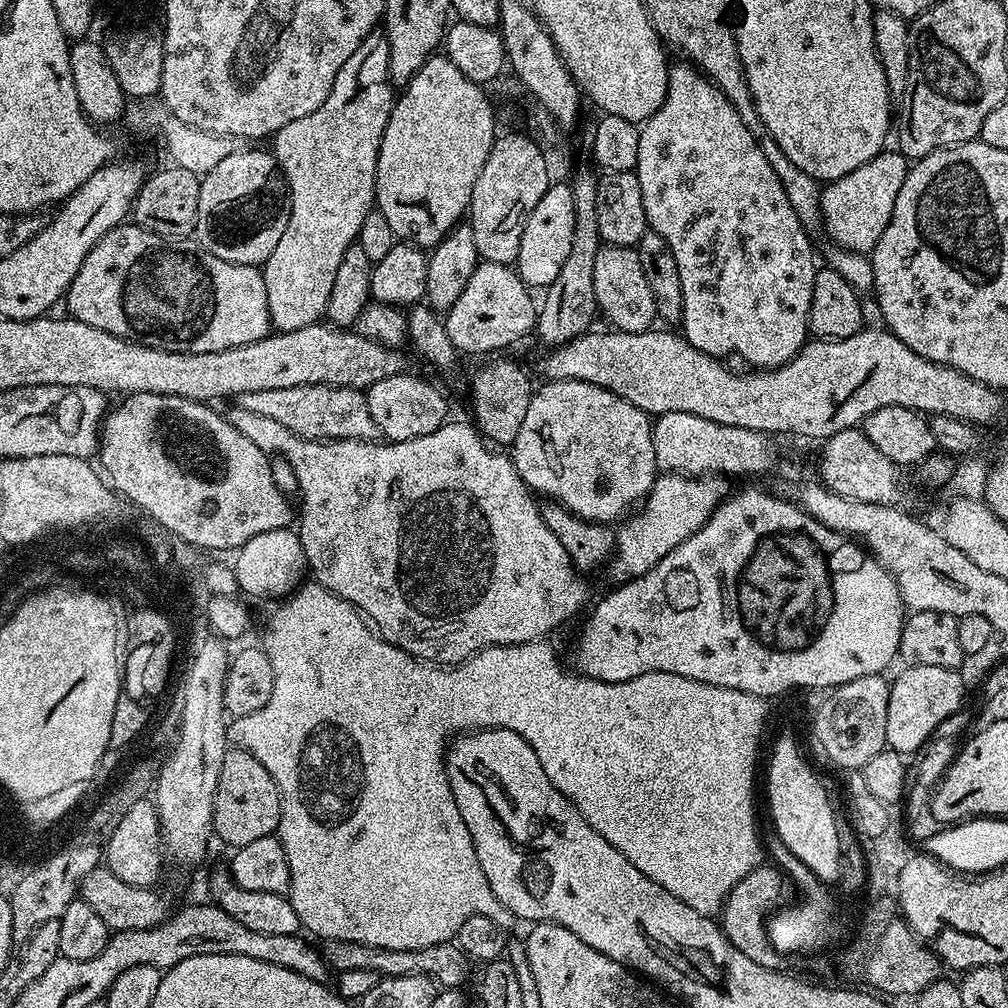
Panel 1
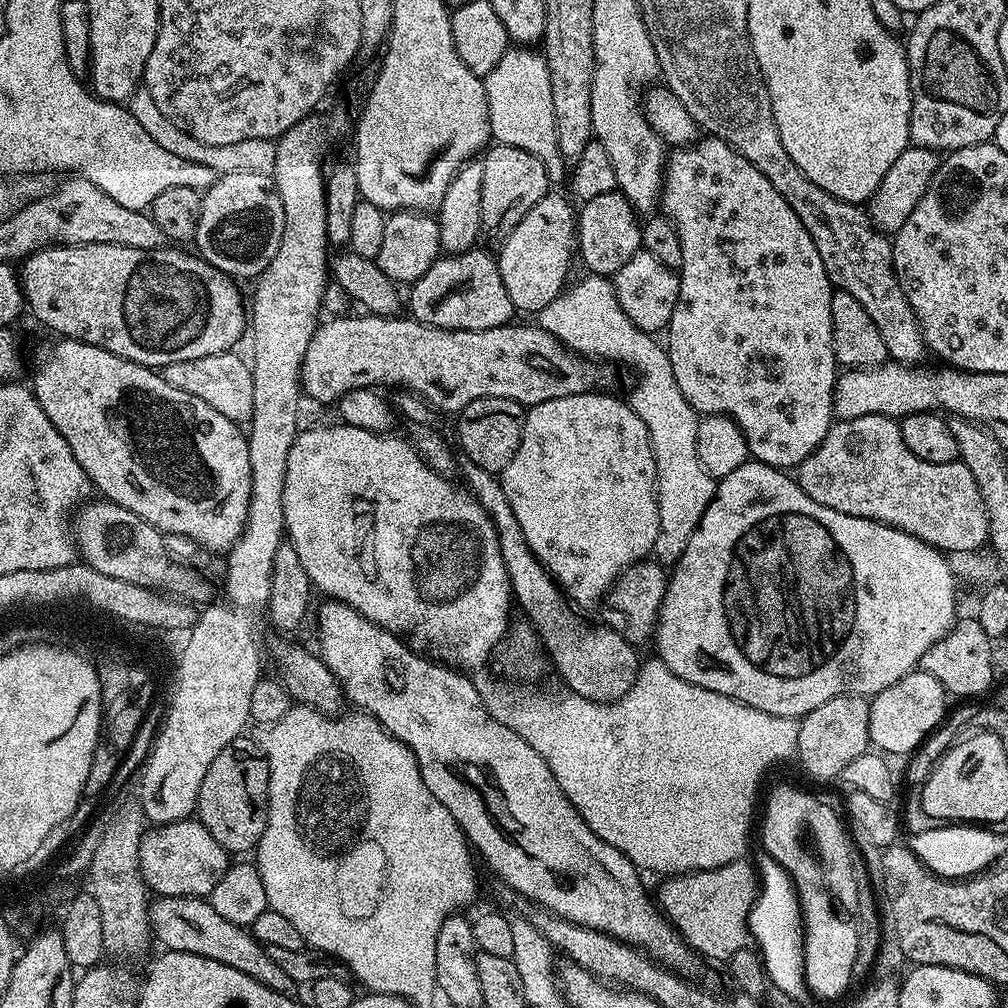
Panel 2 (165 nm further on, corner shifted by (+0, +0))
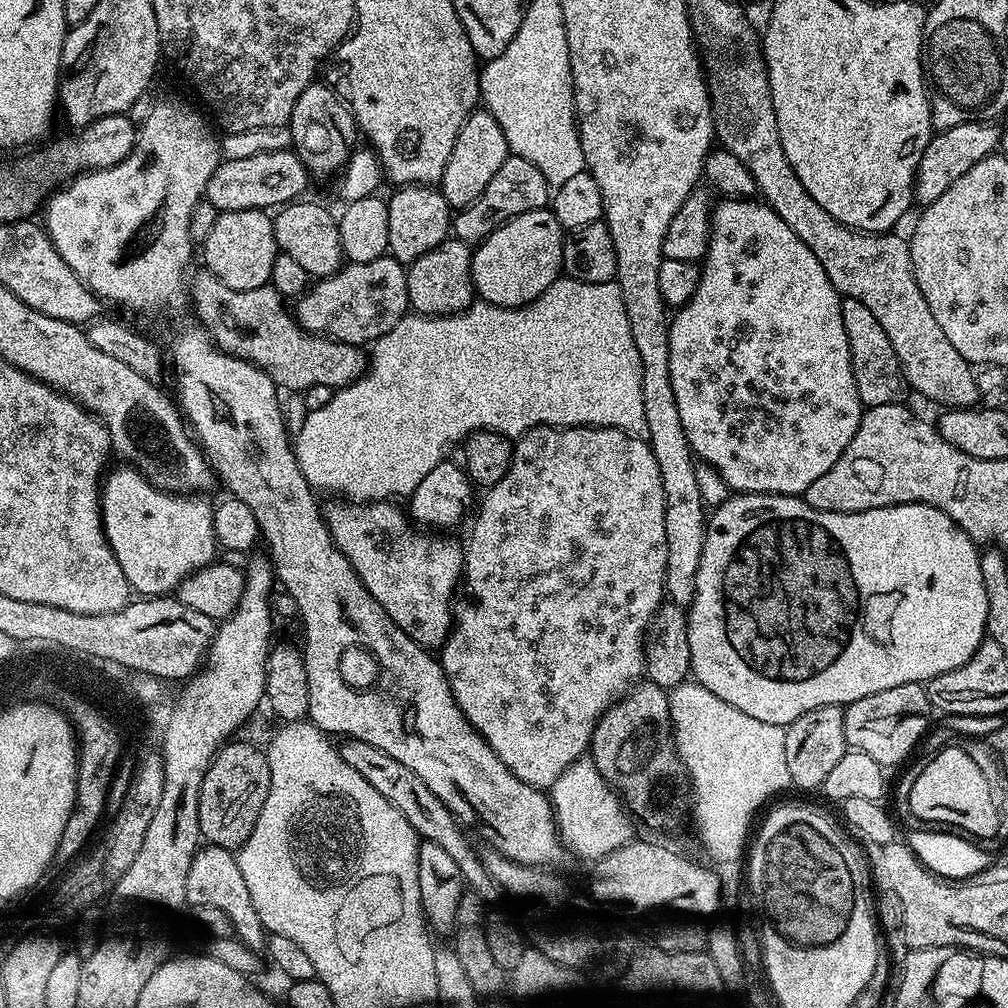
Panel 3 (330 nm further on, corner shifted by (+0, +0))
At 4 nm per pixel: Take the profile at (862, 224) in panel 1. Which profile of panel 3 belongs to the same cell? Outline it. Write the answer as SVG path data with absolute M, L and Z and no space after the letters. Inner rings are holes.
M972 120L969 124L959 124L953 128L945 128L933 135L932 141L926 146L926 154L922 154L922 162L916 168L916 186L914 200L917 205L933 204L970 166L982 162L982 158L993 155L1000 146L1000 128L992 122Z

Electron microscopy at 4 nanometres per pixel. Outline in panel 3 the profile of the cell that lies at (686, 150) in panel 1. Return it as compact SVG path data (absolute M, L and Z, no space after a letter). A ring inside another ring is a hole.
M724 198L713 207L712 233L708 239L708 252L704 255L700 269L698 290L694 290L691 298L671 317L668 326L668 333L670 334L670 386L674 386L674 402L678 402L678 418L682 418L682 430L686 430L686 438L690 442L693 453L701 461L704 459L710 467L716 468L717 474L732 487L731 491L733 493L757 492L758 494L800 496L810 486L810 482L816 481L817 478L822 478L822 474L826 474L826 470L830 470L830 466L834 466L834 462L838 462L838 458L842 458L842 450L846 450L846 446L850 446L850 438L854 438L854 434L858 430L860 417L864 415L865 407L860 403L858 386L854 382L850 346L846 342L846 326L842 326L841 299L840 293L832 285L830 278L826 278L826 270L822 270L822 262L818 262L818 258L814 258L814 250L810 250L810 246L806 246L806 242L802 242L802 238L798 238L798 234L794 234L794 230L790 230L790 226L786 226L786 222L782 222L782 218L778 218L778 214L770 205L756 198L749 198L747 200Z

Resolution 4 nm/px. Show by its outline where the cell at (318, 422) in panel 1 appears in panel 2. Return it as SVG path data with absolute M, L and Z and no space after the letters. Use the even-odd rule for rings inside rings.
M231 351L210 354L206 358L190 358L187 362L170 362L162 369L162 375L170 386L186 390L186 394L194 394L194 398L202 398L202 402L206 402L206 406L214 406L218 414L226 414L226 418L237 422L248 422L254 410L252 370L236 355L235 351Z

